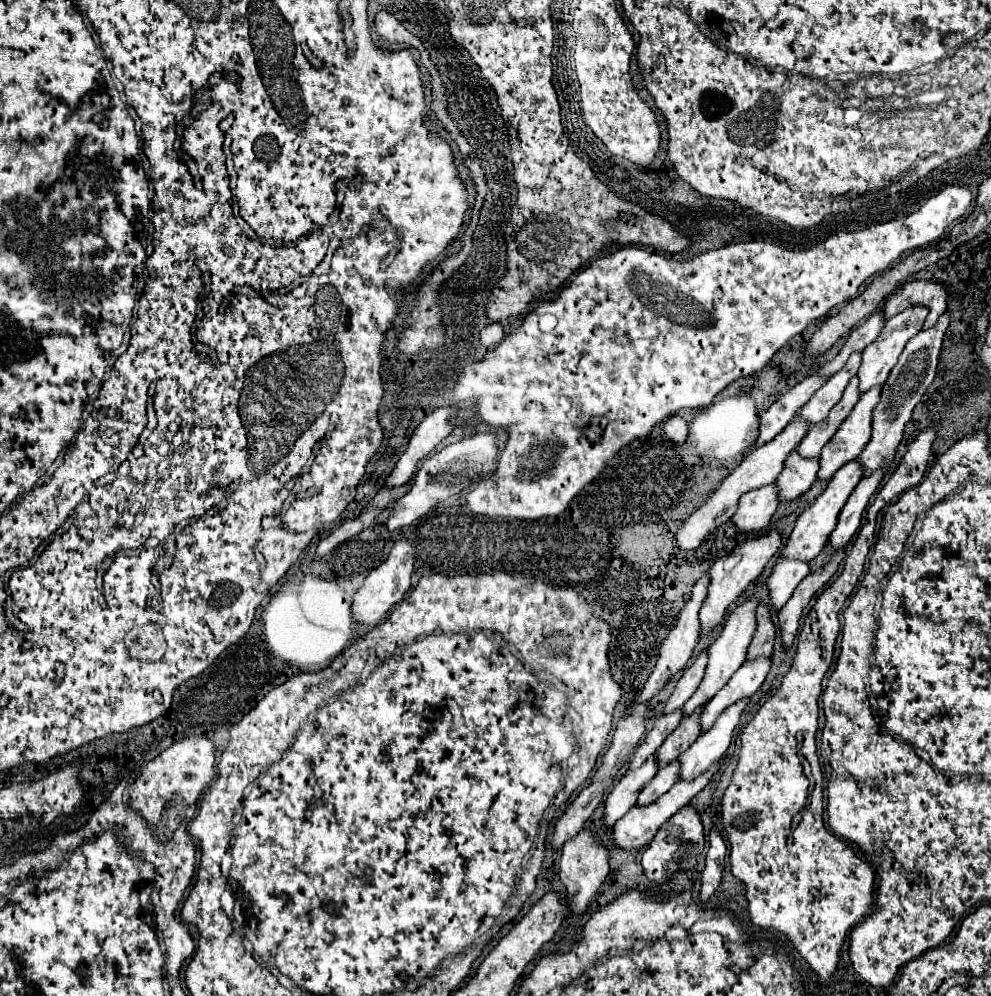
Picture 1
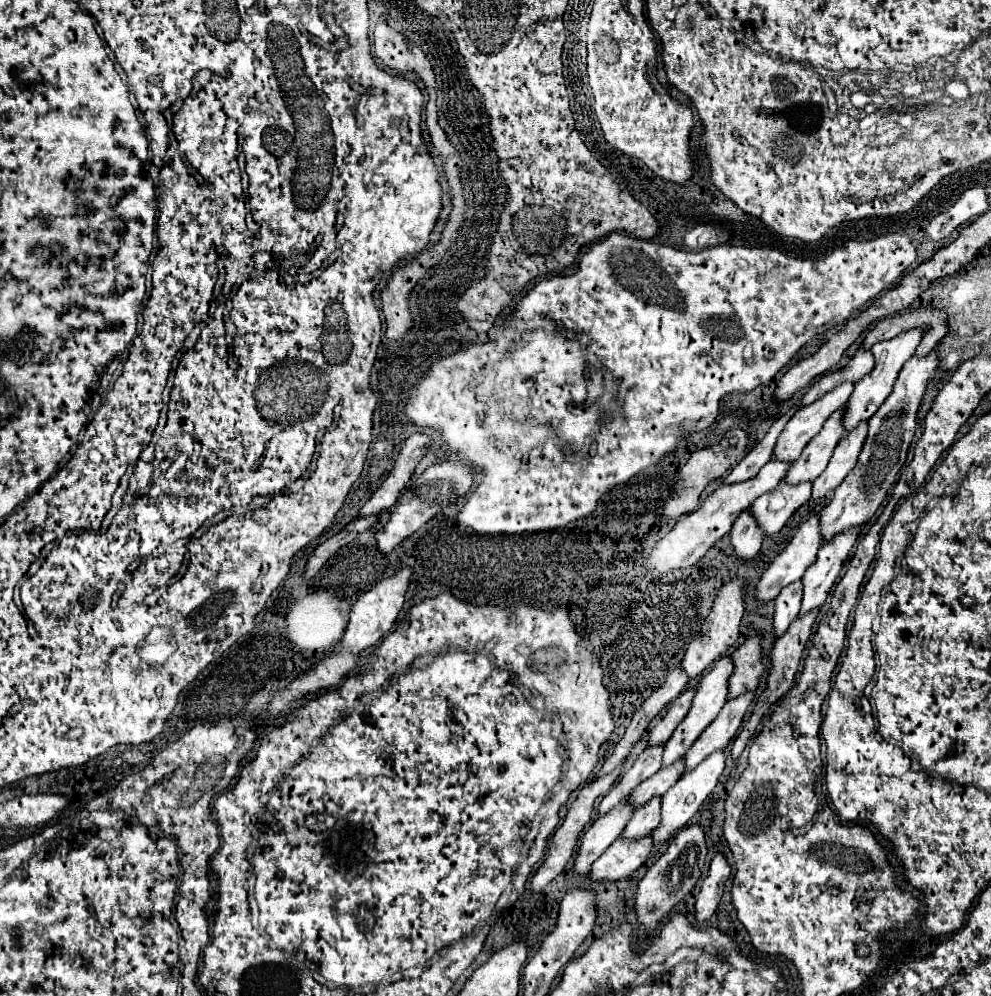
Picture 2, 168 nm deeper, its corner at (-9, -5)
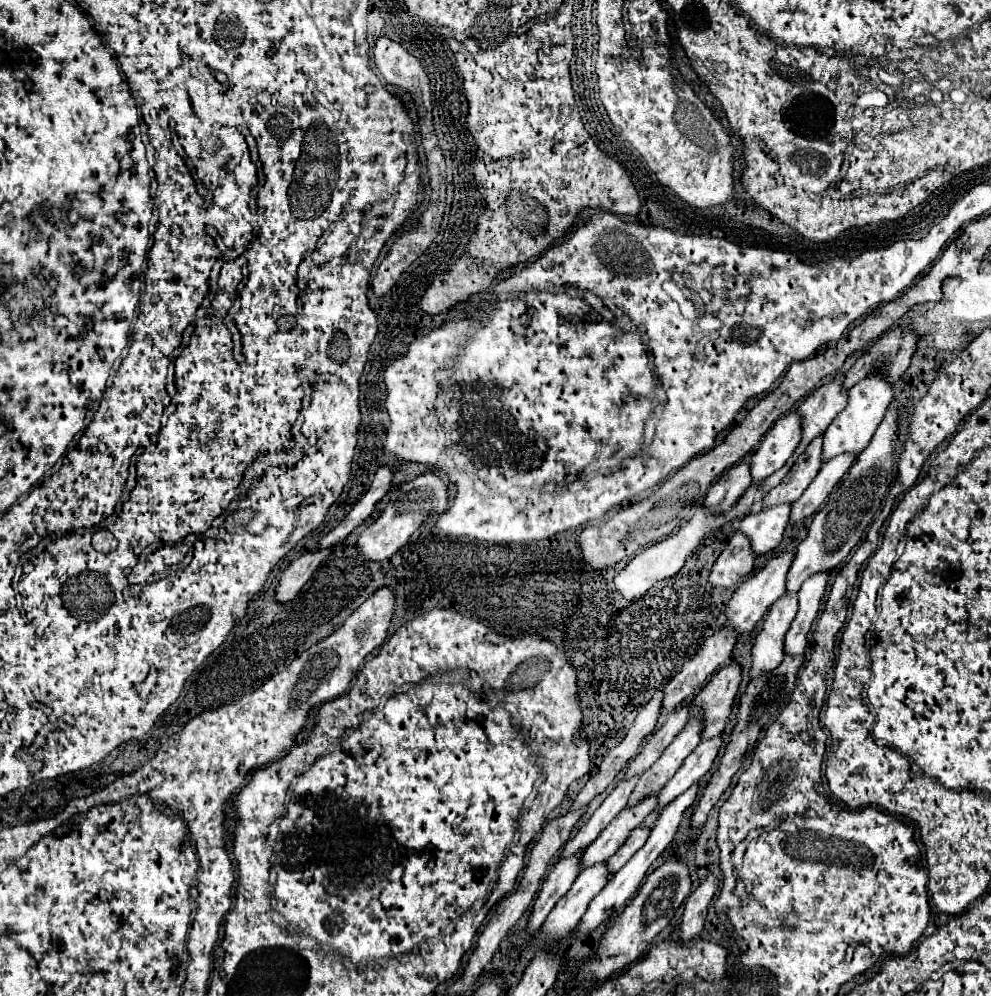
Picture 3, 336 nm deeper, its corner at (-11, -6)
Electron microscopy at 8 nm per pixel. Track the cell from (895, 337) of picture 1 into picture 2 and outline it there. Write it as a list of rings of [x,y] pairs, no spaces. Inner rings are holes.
[[[910,329],[910,331],[890,339],[890,341],[876,343],[870,349],[874,359],[876,359],[876,365],[874,365],[874,369],[862,381],[858,381],[854,385],[854,391],[852,391],[852,395],[850,395],[848,403],[846,403],[846,411],[842,415],[842,425],[844,425],[846,433],[850,433],[854,427],[858,427],[858,423],[868,421],[870,415],[874,415],[876,409],[884,403],[886,395],[890,395],[890,391],[894,389],[894,381],[898,377],[898,371],[902,369],[902,363],[906,363],[906,359],[910,359],[914,355],[914,351],[916,351],[916,347],[918,347],[918,343],[922,339],[922,333],[924,333],[922,329]]]

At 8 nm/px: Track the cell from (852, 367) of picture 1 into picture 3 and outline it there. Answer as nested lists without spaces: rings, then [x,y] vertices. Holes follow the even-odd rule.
[[[798,412],[782,416],[772,430],[764,436],[760,448],[752,454],[752,478],[754,482],[768,478],[780,470],[796,452],[802,440],[802,418]]]

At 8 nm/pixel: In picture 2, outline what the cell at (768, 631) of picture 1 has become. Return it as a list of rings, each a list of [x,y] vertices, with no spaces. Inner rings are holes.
[[[760,637],[746,639],[736,651],[730,653],[730,659],[734,663],[734,671],[730,675],[728,683],[728,701],[744,695],[746,691],[754,691],[758,685],[758,679],[762,677],[766,665],[762,661],[762,647]]]

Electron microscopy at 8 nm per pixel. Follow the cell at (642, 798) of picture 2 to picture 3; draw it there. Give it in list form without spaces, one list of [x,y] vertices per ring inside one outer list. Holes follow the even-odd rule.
[[[650,794],[634,806],[624,806],[620,814],[604,828],[604,832],[586,848],[582,856],[582,866],[592,866],[606,862],[628,838],[628,834],[658,806],[658,796]]]

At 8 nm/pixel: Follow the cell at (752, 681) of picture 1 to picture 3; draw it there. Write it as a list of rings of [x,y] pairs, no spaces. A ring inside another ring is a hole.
[[[718,734],[718,736],[714,736],[714,738],[708,738],[708,740],[702,740],[702,742],[696,746],[696,750],[684,760],[684,764],[680,766],[680,770],[678,770],[678,772],[666,782],[666,786],[660,790],[660,794],[658,794],[660,804],[658,804],[658,808],[656,808],[648,818],[644,818],[646,824],[654,826],[656,816],[660,814],[662,806],[670,804],[678,794],[682,794],[684,790],[688,790],[694,782],[698,782],[698,780],[712,768],[714,760],[716,760],[716,756],[718,756],[720,746],[722,746],[722,734]]]

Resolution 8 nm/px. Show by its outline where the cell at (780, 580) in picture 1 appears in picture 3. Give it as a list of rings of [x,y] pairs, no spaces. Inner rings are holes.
[[[786,592],[772,604],[762,632],[756,636],[752,646],[752,678],[760,676],[760,672],[774,670],[784,658],[784,634],[796,616],[796,608],[798,600],[794,592]]]

